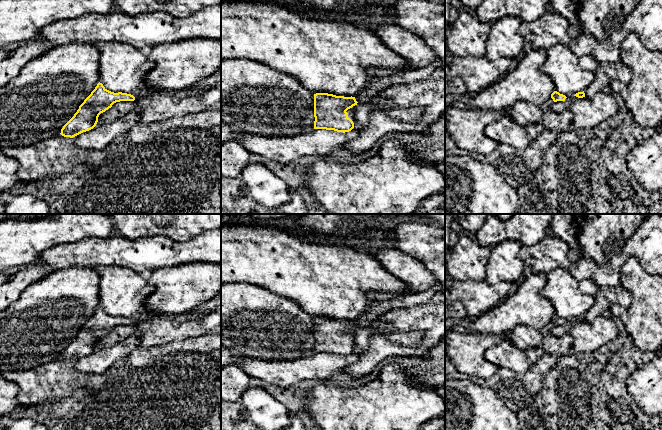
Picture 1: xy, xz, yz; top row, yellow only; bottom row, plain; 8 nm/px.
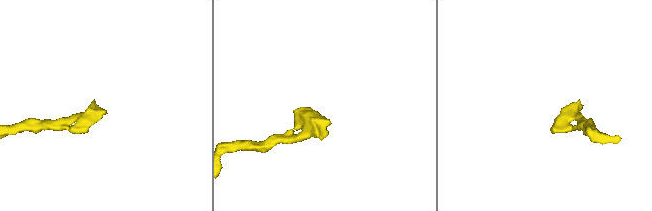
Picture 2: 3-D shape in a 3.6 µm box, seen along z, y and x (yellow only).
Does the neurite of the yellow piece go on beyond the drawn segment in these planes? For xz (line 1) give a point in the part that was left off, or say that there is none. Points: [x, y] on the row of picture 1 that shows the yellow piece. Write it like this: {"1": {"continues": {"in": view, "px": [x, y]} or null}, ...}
{"1": {"continues": {"in": "xz", "px": [369, 92]}}}

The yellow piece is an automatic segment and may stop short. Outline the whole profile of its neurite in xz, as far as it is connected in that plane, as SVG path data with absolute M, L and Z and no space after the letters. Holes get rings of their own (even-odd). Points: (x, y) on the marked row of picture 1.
M436 59L430 65L403 73L382 76L368 84L356 97L336 96L328 93L314 94L314 129L349 132L354 128L347 110L358 103L367 103L386 87L394 84L408 83L430 78L433 72L441 67L441 60Z

